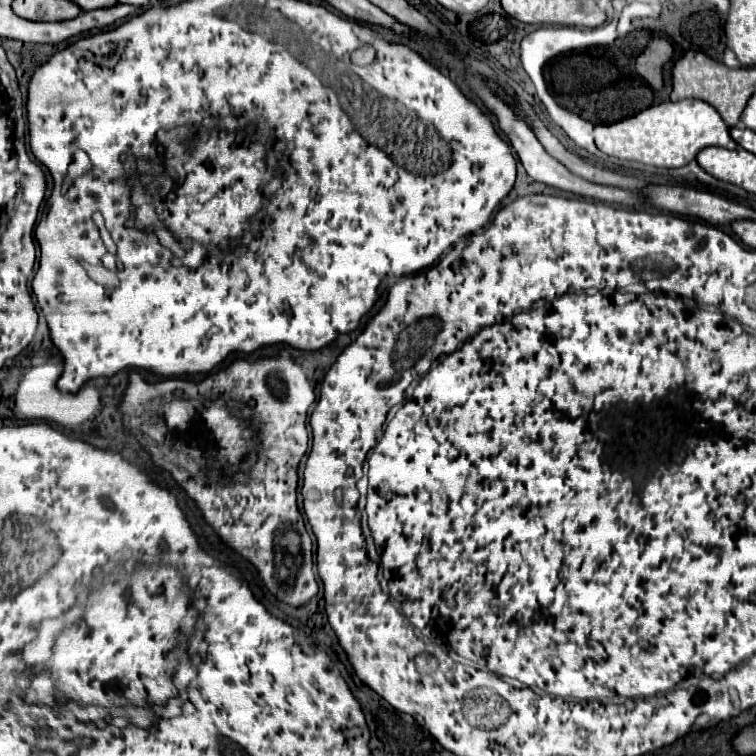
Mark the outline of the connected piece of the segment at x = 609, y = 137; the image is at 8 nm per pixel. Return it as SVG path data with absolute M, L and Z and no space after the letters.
M688 98L680 102L660 102L650 108L624 118L614 124L598 124L594 128L596 146L600 152L620 158L642 162L658 168L678 168L690 164L696 154L706 146L720 146L734 150L738 144L730 138L728 126L720 114L704 100Z

